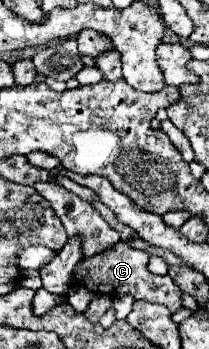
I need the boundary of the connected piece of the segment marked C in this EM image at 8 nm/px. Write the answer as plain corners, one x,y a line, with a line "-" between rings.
120,240
118,244
100,252
98,256
80,260
78,268
74,268
74,280
80,282
82,286
86,286
94,294
108,294
112,298
130,294
136,300
146,300
152,304
164,304
170,308
170,312
178,312
182,308
182,294
184,292
174,284
174,280
168,274
166,276
152,274
148,270
148,258
150,256
146,252
134,250

